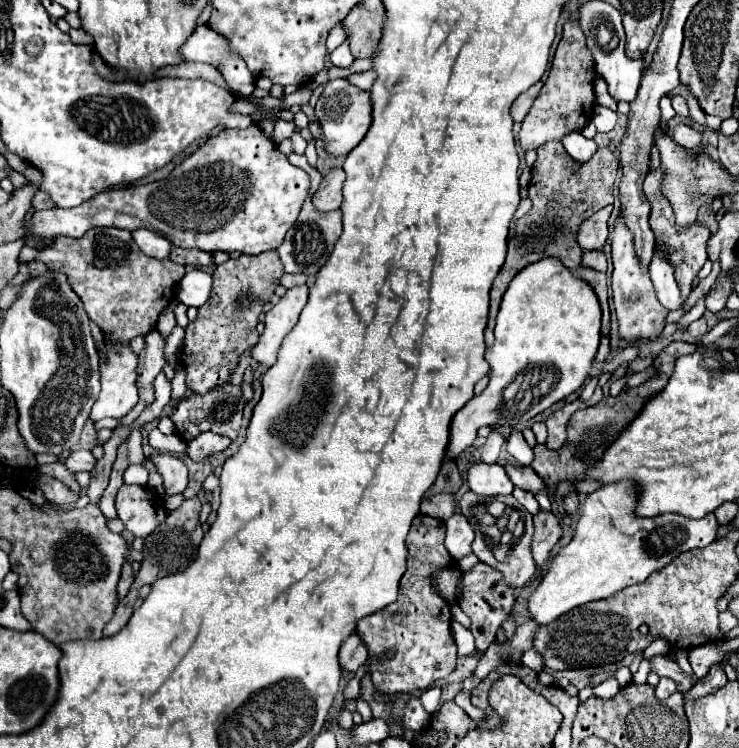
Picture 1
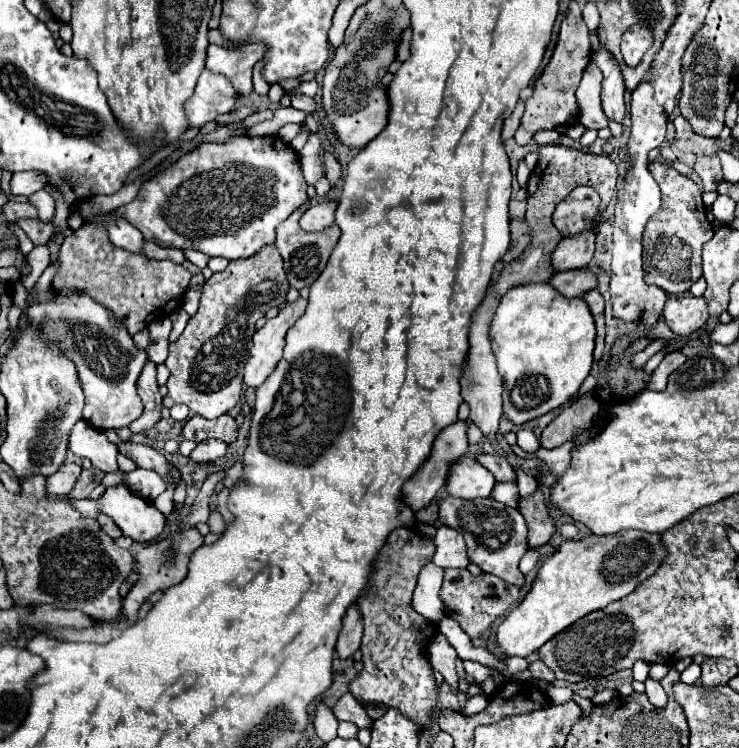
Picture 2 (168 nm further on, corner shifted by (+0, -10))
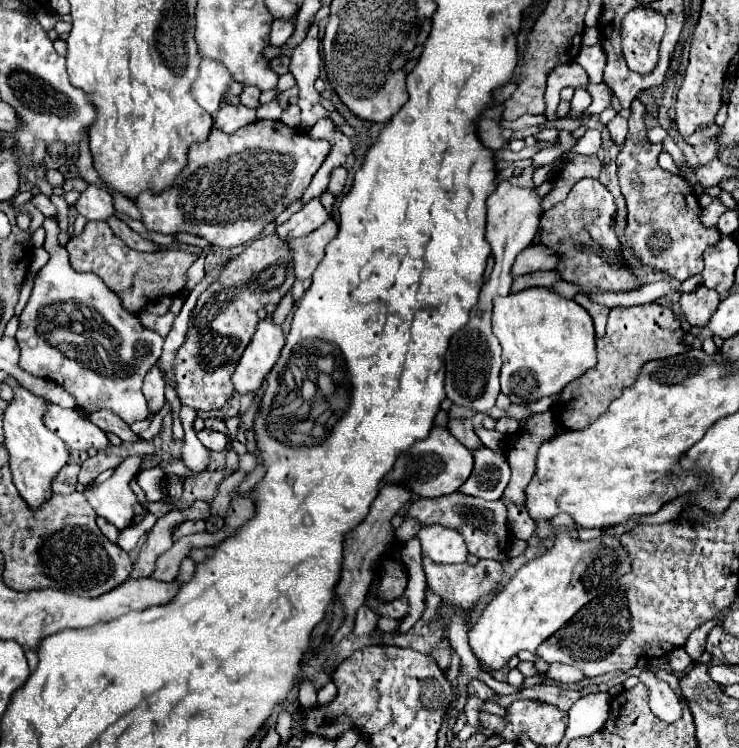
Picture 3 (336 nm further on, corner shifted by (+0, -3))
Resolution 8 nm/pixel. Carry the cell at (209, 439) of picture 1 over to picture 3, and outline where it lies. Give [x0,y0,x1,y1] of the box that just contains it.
[198,429,228,451]

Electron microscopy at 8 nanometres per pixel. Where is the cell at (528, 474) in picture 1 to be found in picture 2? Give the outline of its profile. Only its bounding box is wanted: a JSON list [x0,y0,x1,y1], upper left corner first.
[476,454,516,482]

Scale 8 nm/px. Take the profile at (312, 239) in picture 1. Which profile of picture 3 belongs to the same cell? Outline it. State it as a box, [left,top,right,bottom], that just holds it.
[286,217,338,281]

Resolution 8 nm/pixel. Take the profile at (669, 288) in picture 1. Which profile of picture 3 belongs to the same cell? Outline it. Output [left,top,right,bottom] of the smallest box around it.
[680,285,720,325]

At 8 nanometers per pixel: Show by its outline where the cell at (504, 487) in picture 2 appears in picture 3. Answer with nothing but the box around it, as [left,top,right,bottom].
[460,449,510,501]

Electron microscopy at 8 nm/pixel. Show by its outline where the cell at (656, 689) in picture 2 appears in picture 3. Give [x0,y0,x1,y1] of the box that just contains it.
[640,669,682,723]

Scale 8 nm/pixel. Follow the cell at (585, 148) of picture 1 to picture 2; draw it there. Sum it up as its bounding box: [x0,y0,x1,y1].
[532,130,560,146]

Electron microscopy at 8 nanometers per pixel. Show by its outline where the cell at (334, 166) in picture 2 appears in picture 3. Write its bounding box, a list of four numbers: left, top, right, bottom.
[328,167,346,197]

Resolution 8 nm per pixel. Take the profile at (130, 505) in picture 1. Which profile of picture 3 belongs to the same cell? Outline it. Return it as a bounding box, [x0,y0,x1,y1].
[84,455,148,529]

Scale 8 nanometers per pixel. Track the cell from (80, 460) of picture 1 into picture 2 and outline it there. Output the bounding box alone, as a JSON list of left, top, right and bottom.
[46,464,82,498]

